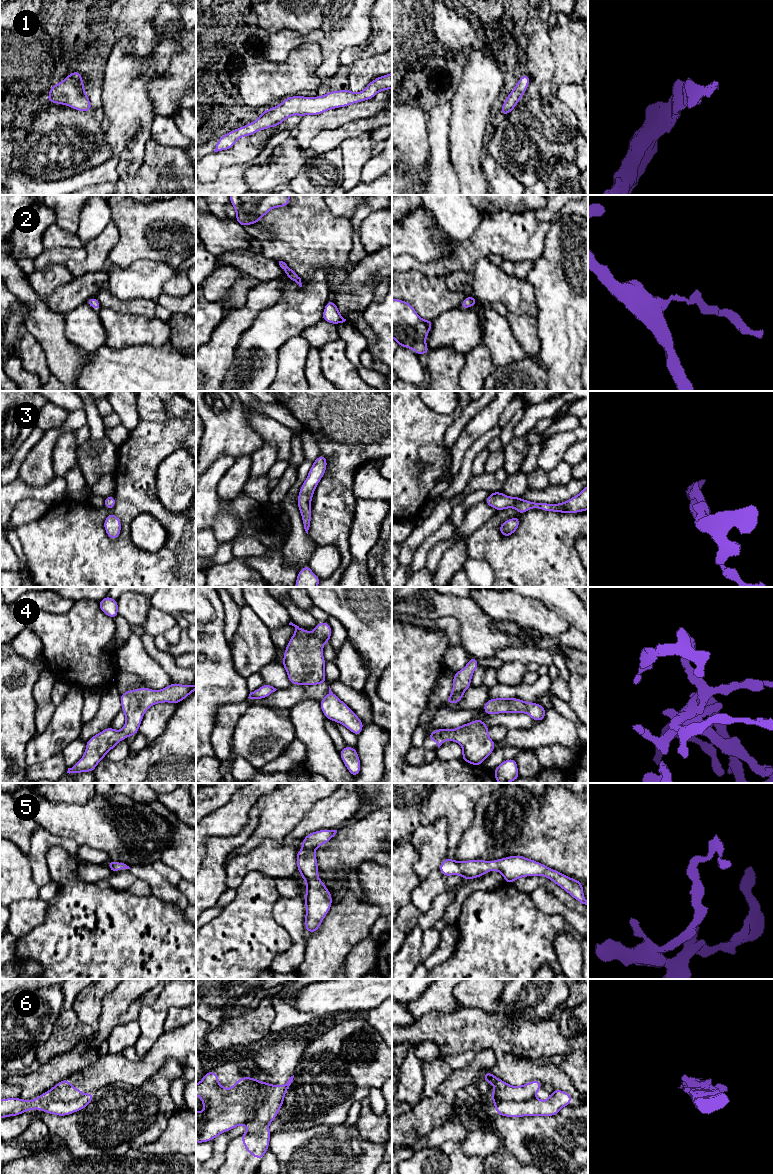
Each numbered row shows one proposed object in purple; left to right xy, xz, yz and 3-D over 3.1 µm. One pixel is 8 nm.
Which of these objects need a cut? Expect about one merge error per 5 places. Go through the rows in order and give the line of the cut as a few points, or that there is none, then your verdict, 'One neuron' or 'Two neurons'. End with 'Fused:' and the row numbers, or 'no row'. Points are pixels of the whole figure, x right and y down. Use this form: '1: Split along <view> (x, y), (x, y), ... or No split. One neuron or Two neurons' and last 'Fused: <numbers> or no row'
1: No split. One neuron
2: No split. One neuron
3: No split. One neuron
4: No split. One neuron
5: No split. One neuron
6: Split along xz (265, 1082), (262, 1091), (246, 1092), (253, 1116), (245, 1124). Two neurons
Fused: 6

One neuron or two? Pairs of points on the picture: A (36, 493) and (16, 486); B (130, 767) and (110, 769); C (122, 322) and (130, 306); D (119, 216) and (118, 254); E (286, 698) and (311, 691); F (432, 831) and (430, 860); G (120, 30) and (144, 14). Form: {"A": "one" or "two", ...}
{"A": "one", "B": "one", "C": "two", "D": "one", "E": "one", "F": "one", "G": "one"}

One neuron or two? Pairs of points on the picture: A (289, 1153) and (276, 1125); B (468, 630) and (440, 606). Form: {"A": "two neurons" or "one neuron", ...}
{"A": "two neurons", "B": "one neuron"}

